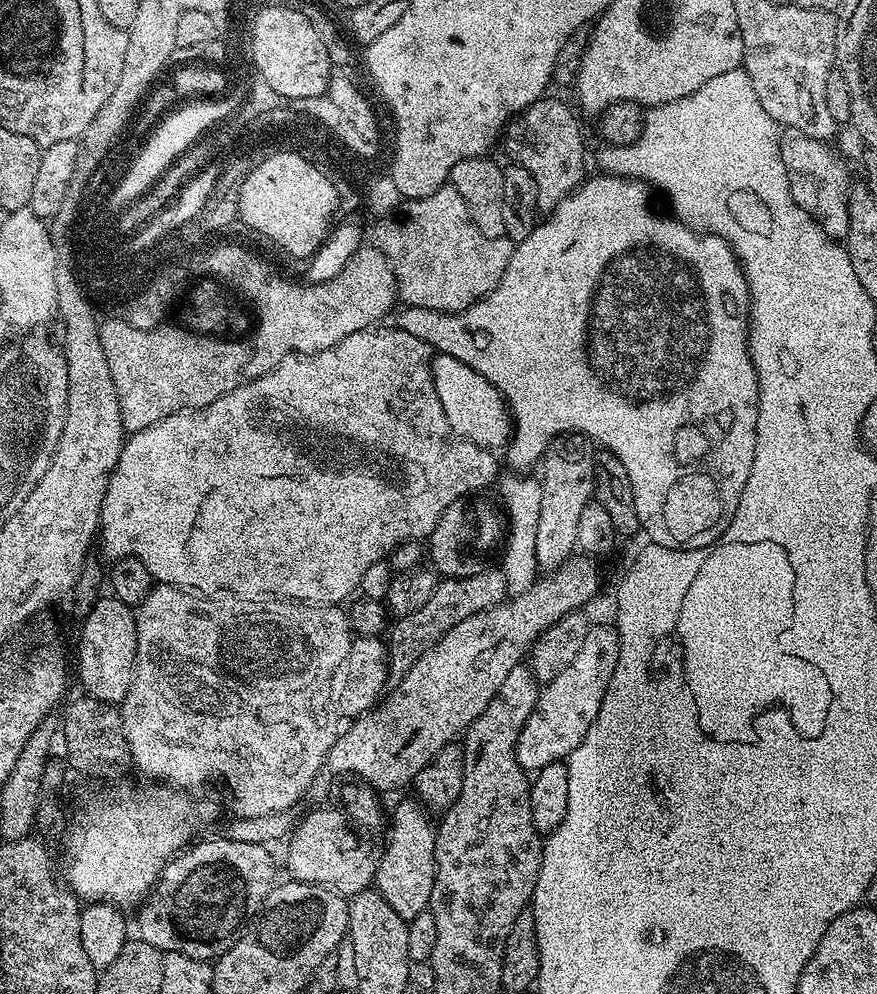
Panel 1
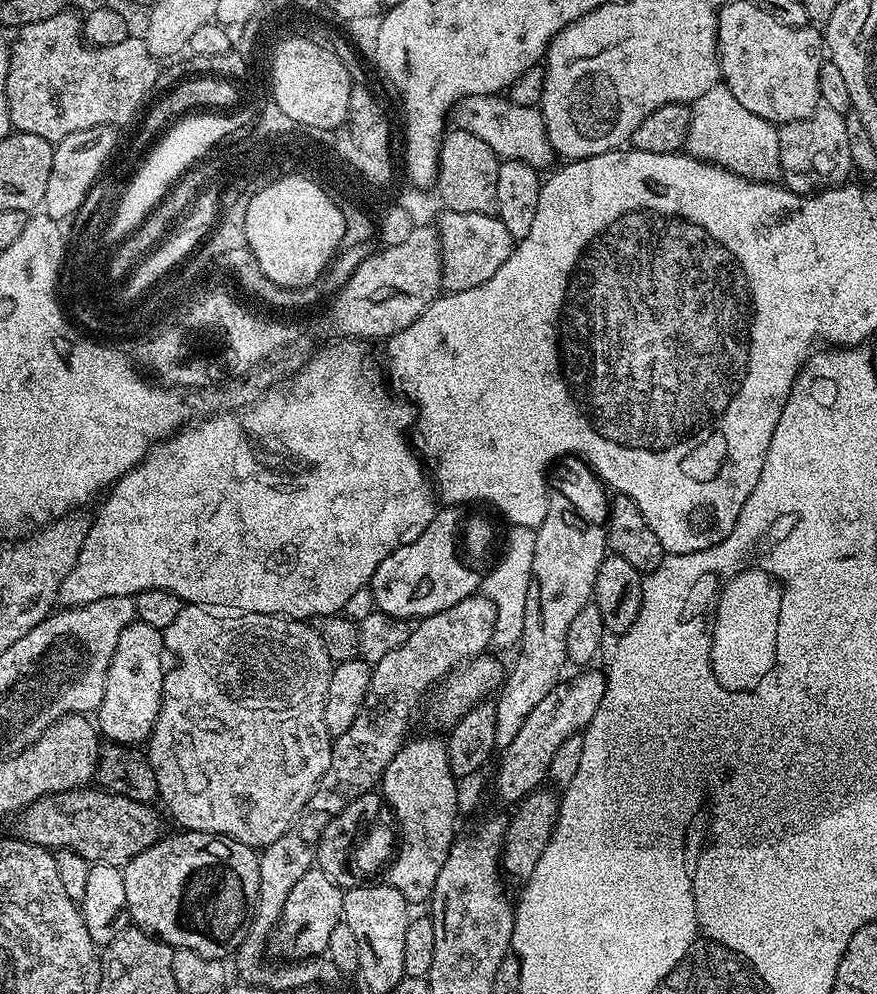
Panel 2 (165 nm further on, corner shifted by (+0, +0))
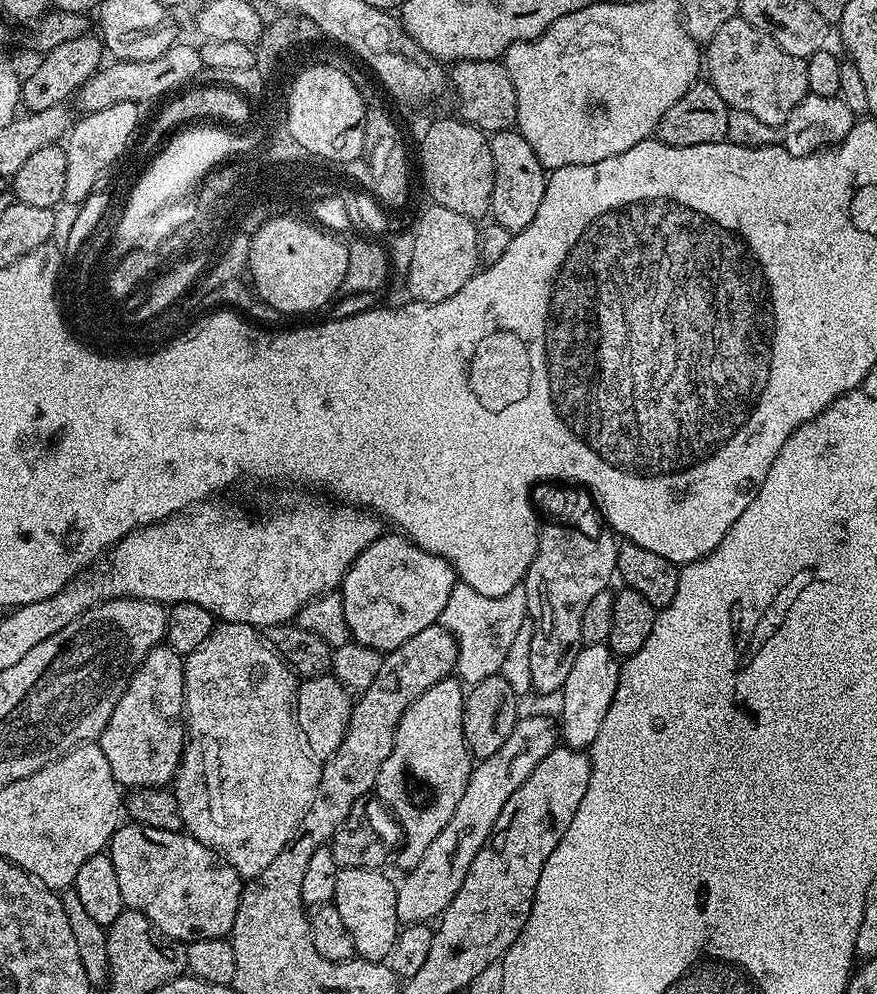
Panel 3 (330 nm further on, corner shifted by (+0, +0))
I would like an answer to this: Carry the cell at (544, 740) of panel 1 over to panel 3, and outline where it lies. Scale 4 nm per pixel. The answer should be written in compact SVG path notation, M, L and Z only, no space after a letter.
M524 714L517 719L514 730L510 730L510 738L502 742L502 750L498 750L498 754L490 754L490 758L473 767L466 782L466 791L458 802L458 810L454 810L450 822L442 826L442 834L430 842L426 854L422 854L422 862L410 869L404 881L399 881L396 901L401 922L422 924L444 915L470 870L470 862L474 862L478 850L482 850L492 827L498 822L502 806L510 802L510 794L514 794L514 790L534 774L534 766L538 766L538 762L542 762L542 758L557 746L558 728L553 717Z

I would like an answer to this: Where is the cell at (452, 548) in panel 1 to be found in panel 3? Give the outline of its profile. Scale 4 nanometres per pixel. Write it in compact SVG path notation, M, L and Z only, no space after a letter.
M382 534L370 546L366 546L366 550L362 550L362 554L358 554L356 561L348 567L338 589L346 610L349 637L355 643L370 646L381 654L394 651L402 646L402 642L414 638L418 630L426 630L431 624L437 623L442 610L446 610L446 602L450 602L450 594L458 586L456 571L448 561L422 550L403 535L392 535L396 536Z

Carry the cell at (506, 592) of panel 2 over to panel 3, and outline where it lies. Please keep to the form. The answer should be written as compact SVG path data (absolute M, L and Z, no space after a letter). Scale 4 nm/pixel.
M457 586L450 594L450 602L446 602L446 610L442 610L439 619L439 623L456 638L455 675L468 686L497 675L518 630L527 620L528 599L523 587L510 590L510 594L505 596L488 598L473 588Z

